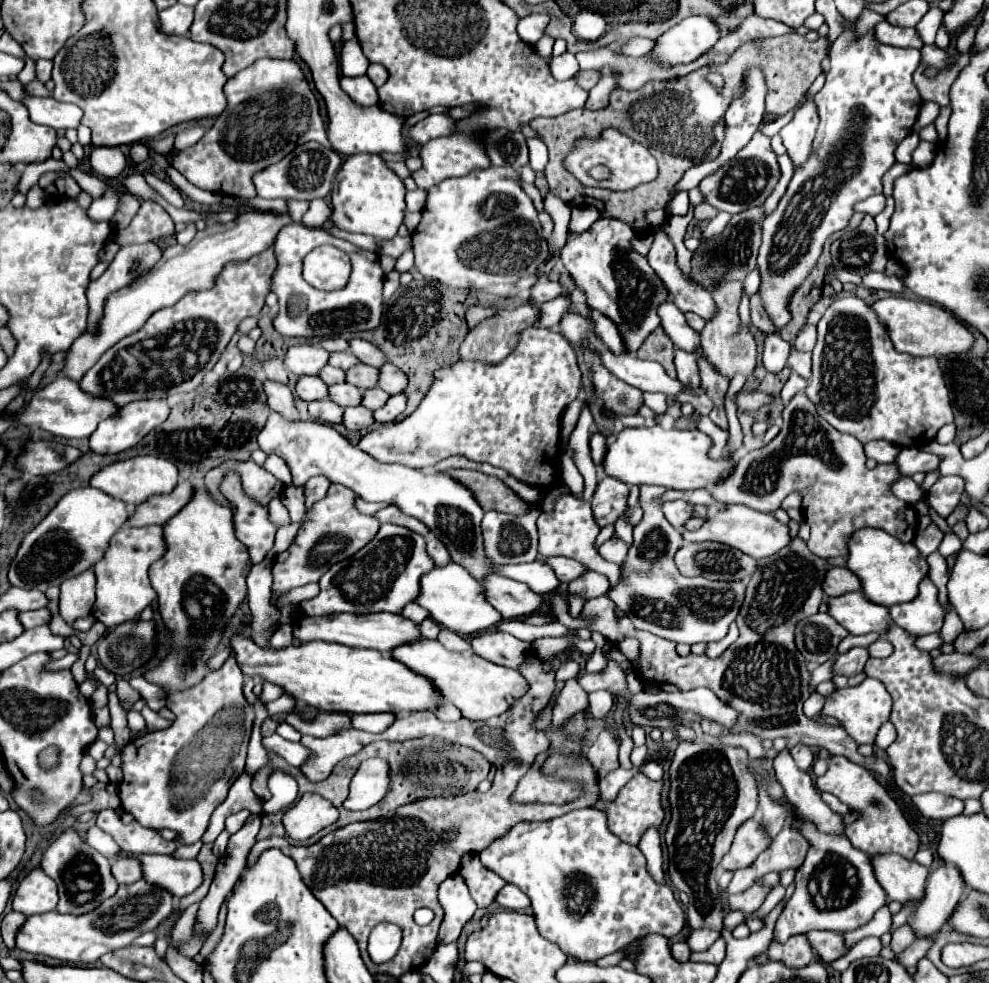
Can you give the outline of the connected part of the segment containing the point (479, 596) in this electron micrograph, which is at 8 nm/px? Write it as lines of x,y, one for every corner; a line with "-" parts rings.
449,562
447,566
433,566
431,572
421,576
421,592
415,600
421,608
429,610
429,616
443,624
445,628
459,634
475,634
479,630
489,630
497,622
501,622
501,614
483,600
483,588
479,582
457,562

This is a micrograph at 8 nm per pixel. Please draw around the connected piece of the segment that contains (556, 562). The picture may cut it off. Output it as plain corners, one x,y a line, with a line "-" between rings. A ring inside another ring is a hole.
557,556
557,558
539,558
539,560
547,566
551,566
557,580
563,582
563,584
567,584
569,580
581,576
581,572
585,570
577,560
569,560
569,558
561,558
561,556

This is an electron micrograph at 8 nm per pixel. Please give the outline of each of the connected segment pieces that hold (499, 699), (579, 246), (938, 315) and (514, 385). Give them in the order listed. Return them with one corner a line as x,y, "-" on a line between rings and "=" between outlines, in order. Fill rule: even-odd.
417,638
415,642
407,642
395,648
393,652
389,652
389,656
409,666
415,674
431,680
441,698
455,704
469,720
487,720
491,716
499,716
509,708
507,696
519,698
527,692
527,682
517,670
481,660
477,654
473,654
473,650
451,652
437,640
=
599,218
593,226
581,234
571,232
565,246
561,248
561,260
565,270
575,280
577,288
585,294
587,304
601,314
609,316
625,336
625,346
631,354
643,344
645,336
659,326
657,304
667,300
665,286
657,280
647,258
631,250
631,238
635,236
629,224
617,218
=
889,296
877,300
873,306
879,322
887,328
887,334
897,348
897,352
905,352
911,356
941,356
941,354
961,354
973,344
973,336
965,324
961,324
951,312
923,302
923,300
907,300
901,296
=
531,326
531,328
525,328
521,334
519,334
519,342
515,346
515,350
499,364
483,364
483,362
467,362
467,360
457,360
457,362
449,362
447,366
439,368
433,376
433,384
429,388
429,392
425,394
425,398
421,400
419,408
409,414
407,418
403,418
401,422
391,422
391,424
383,424
381,428
373,428
371,432
367,432
361,440
359,440
359,448
367,454
371,454
375,460
381,460
381,462
387,462
387,464
403,464
403,466
409,466
409,468
415,468
415,470
421,470
421,468
431,468
435,466
437,462
445,460
447,456
465,456
469,460
475,460
475,462
487,462
491,466
497,466
497,468
503,468
507,470
513,478
517,478
519,482
523,484
529,484
529,486
539,486
539,488
555,488
559,484
559,460
561,460
561,412
567,408
567,404
571,404
577,394
579,394
579,388
581,388
581,372
577,368
577,360
575,360
575,354
569,343
559,334
555,332
553,328
541,328
541,326

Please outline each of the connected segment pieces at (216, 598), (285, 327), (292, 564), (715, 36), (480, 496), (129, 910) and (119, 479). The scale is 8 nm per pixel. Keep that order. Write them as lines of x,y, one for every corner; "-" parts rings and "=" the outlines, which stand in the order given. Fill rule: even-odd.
195,486
189,504
165,522
163,542
165,542
165,552
155,564
151,564
149,578
159,596
159,612
165,620
165,626
173,632
175,642
173,642
173,652
167,658
163,658
155,670
145,672
143,676
149,682
155,682
169,690
185,690
205,678
207,660
215,654
219,646
223,626
229,622
229,618
235,614
235,610
239,608
239,604
247,594
245,576
251,564
245,546
235,538
233,512
227,506
221,506
209,494
207,488
199,488
199,486
=
291,222
283,226
275,240
277,254
277,272
273,278
273,292
279,298
279,314
273,320
273,326
283,336
301,336
301,338
323,338
323,336
343,336
353,332
363,332
377,328
383,314
383,270
379,266
379,254
361,250
347,240
335,238
321,228
307,228
301,222
-
321,244
333,244
339,250
345,250
351,256
351,278
343,290
323,292
309,286
301,276
301,262
313,248
=
331,484
327,496
325,496
323,500
315,502
315,504
307,510
307,514
305,514
305,518
303,518
303,524
301,524
297,536
293,538
291,546
289,546
283,554
277,554
275,560
273,560
273,588
271,588
271,592
273,592
273,594
271,594
271,604
273,604
273,606
279,606
279,598
285,596
289,590
293,590
293,588
297,588
297,586
305,586
305,584
309,584
309,582
319,582
321,576
323,576
333,564
347,560
349,556
353,556
355,552
359,552
367,542
373,540
373,536
375,536
377,530
379,530
379,520
377,520
375,516
365,516
365,514
361,514
361,512
355,508
355,500
357,500
357,498
359,498
359,496
357,496
351,488
345,488
345,486
341,486
341,484
=
691,16
665,32
649,52
665,64
687,64
719,40
719,26
709,16
=
447,470
445,474
469,488
485,512
495,510
505,514
521,514
529,508
529,504
525,504
519,496
505,488
505,484
499,482
495,476
487,476
473,470
=
137,880
133,884
119,886
117,894
105,900
105,904
101,904
101,908
97,908
97,912
91,912
89,916
69,916
59,912
27,916
25,924
17,930
15,944
17,948
31,954
43,954
73,964
91,964
105,952
125,948
139,934
155,930
171,914
171,910
173,898
169,896
169,892
=
135,456
129,460
113,462
99,472
95,472
89,480
89,486
99,488
101,492
107,492
109,496
117,496
119,500
125,500
125,504
137,506
143,500
147,500
151,494
171,492
177,484
177,468
165,458
159,456

